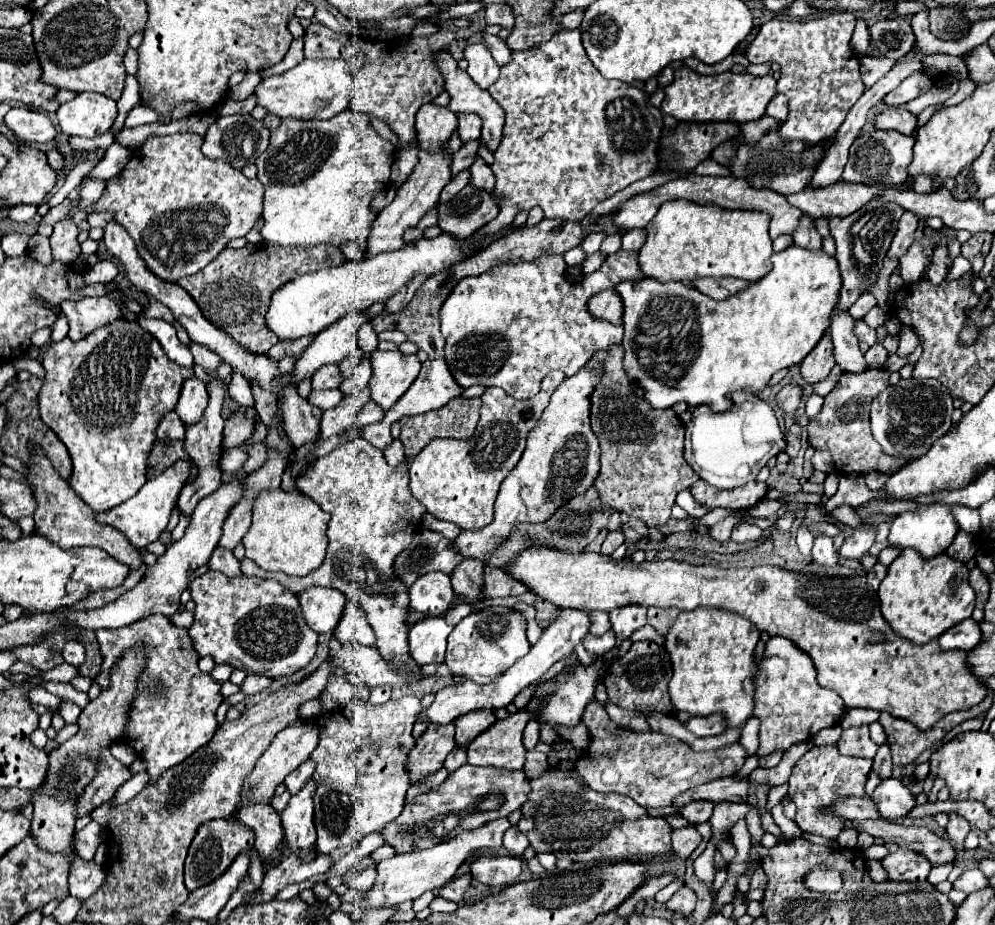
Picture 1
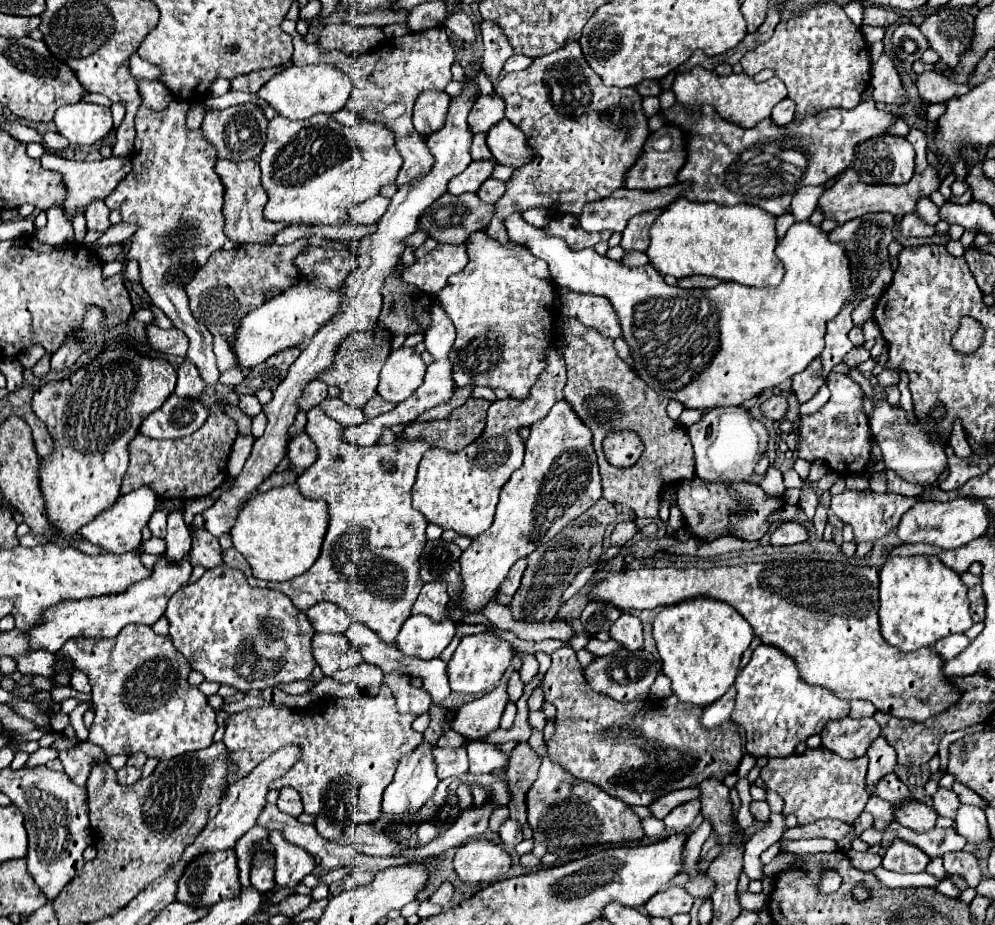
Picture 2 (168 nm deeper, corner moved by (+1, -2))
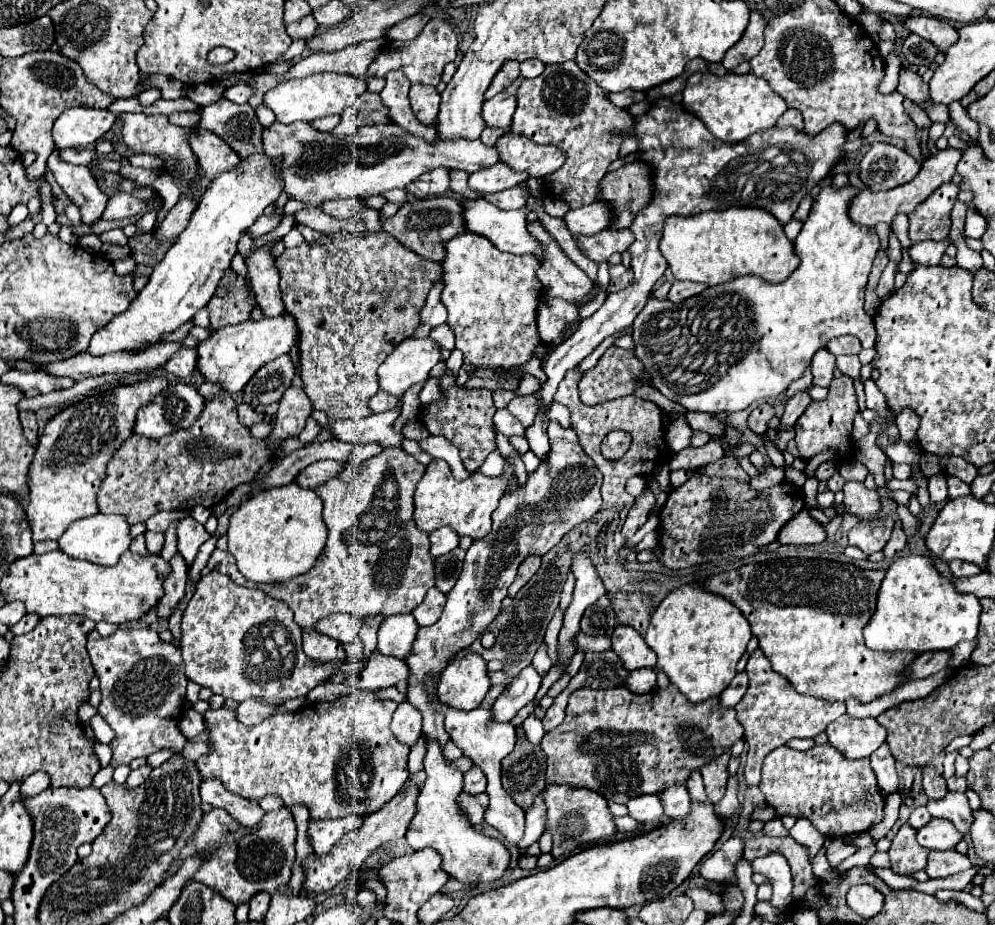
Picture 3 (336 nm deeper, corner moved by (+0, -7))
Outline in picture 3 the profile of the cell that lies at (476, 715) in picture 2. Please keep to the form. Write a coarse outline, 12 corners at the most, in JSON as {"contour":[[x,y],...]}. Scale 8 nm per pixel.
{"contour":[[531,665],[493,703],[493,719],[511,721],[535,699],[541,675]]}

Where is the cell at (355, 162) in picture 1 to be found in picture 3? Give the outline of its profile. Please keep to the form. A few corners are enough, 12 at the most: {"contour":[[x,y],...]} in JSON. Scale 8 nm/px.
{"contour":[[399,125],[349,137],[263,131],[283,191],[307,207],[405,187],[433,167],[499,161],[479,139],[435,145]]}

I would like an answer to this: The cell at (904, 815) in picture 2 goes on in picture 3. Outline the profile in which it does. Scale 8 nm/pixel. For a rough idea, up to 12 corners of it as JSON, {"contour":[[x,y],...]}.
{"contour":[[933,817],[917,829],[925,849],[953,849],[963,835],[953,823]]}

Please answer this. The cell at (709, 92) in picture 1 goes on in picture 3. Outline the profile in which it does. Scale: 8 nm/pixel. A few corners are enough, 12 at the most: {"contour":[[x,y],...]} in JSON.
{"contour":[[693,73],[683,107],[725,143],[787,103],[755,75]]}

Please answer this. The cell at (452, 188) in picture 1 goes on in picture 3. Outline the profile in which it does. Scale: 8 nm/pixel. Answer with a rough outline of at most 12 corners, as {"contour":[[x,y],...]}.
{"contour":[[505,163],[469,175],[469,189],[487,195],[529,179]]}

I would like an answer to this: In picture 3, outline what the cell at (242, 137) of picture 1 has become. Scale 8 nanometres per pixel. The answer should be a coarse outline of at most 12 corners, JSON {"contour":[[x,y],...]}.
{"contour":[[223,97],[203,107],[201,127],[239,159],[263,153],[255,109]]}

